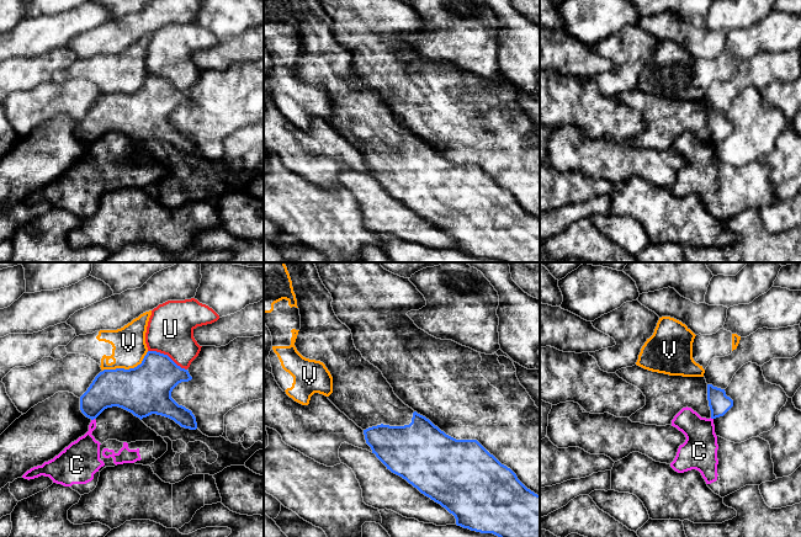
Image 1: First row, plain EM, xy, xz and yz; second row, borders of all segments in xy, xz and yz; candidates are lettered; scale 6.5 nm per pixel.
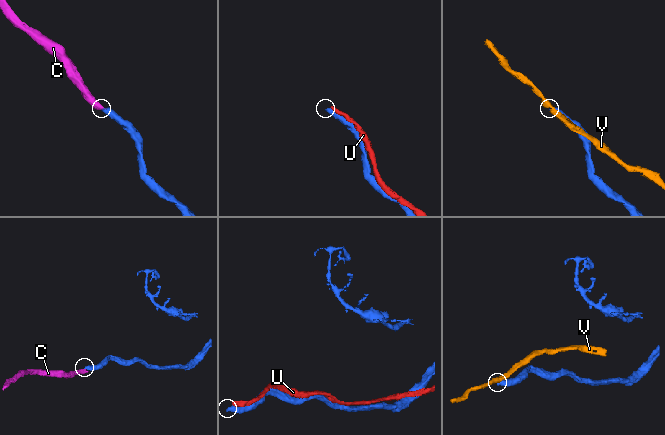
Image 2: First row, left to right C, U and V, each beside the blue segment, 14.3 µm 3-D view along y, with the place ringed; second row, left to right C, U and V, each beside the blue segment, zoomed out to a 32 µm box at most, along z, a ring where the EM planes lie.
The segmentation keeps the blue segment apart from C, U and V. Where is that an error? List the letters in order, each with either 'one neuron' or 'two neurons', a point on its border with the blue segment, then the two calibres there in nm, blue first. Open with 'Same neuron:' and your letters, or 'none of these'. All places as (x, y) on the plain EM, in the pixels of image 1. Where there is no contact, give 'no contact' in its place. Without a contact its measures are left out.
Same neuron: none of these
C: two neurons; meets blue in xy at (93, 143); 240 nm thick on the blue side, 220 nm on the other
U: two neurons; meets blue in xy at (166, 79); 320 nm thick on the blue side, 300 nm on the other
V: two neurons; meets blue in xy at (127, 94); 320 nm thick on the blue side, 220 nm on the other

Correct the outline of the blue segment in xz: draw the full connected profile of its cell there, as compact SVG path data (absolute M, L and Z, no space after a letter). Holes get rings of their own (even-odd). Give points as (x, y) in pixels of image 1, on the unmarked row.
M417 135L413 137L409 149L381 148L364 154L364 159L372 177L387 193L445 232L455 240L457 250L481 257L493 257L499 262L540 262L540 219L527 213L510 192L502 188L477 164L456 164Z

